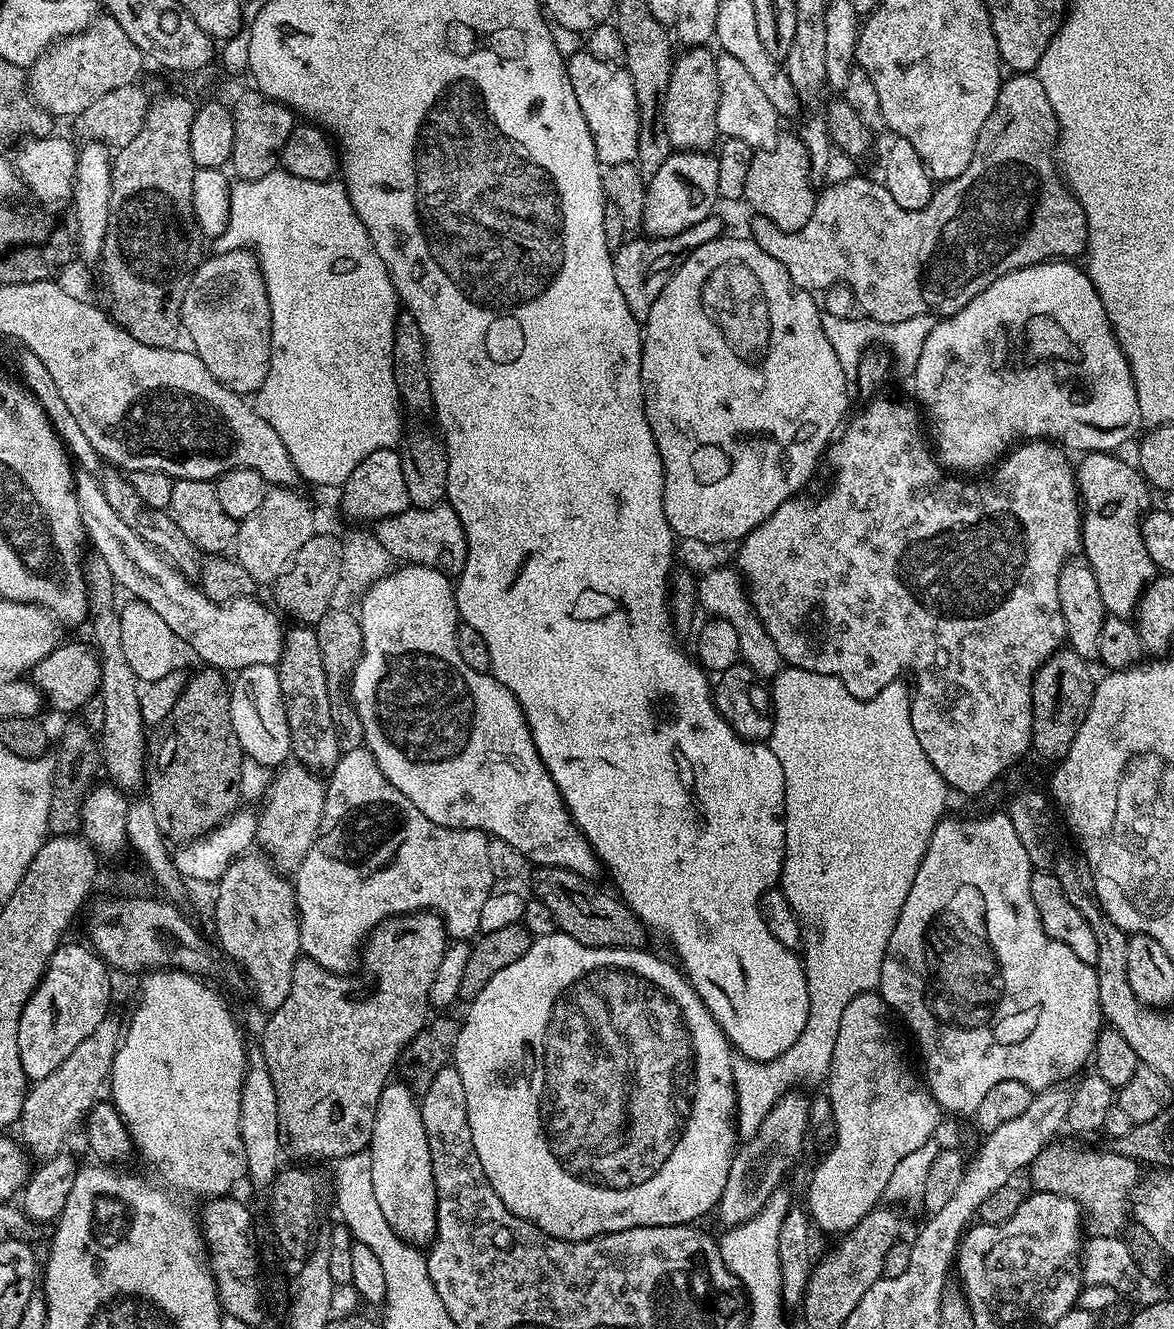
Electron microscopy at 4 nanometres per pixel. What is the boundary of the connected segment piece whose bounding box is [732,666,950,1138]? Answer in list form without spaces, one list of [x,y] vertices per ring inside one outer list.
[[[785,667],[780,675],[771,681],[772,694],[772,735],[770,747],[774,758],[782,762],[784,775],[784,825],[786,826],[786,846],[784,847],[784,870],[780,873],[778,887],[786,894],[790,906],[800,917],[804,925],[804,946],[802,949],[802,963],[808,993],[810,994],[810,1010],[808,1021],[794,1046],[786,1050],[777,1060],[749,1060],[748,1057],[737,1055],[732,1062],[734,1070],[734,1086],[736,1087],[736,1127],[741,1137],[754,1136],[762,1126],[769,1110],[777,1104],[784,1093],[800,1086],[803,1080],[823,1081],[832,1065],[834,1044],[838,1042],[838,1026],[842,1026],[842,1013],[846,1006],[858,998],[858,994],[870,992],[880,987],[882,962],[886,954],[886,946],[890,942],[890,934],[894,934],[894,926],[898,922],[898,914],[902,914],[902,906],[914,886],[914,874],[918,874],[918,866],[922,866],[922,858],[926,854],[926,846],[932,837],[936,824],[945,815],[944,807],[948,804],[950,789],[942,774],[934,770],[930,758],[926,758],[926,750],[918,746],[918,738],[914,738],[914,726],[910,722],[912,709],[912,693],[909,685],[904,685],[903,679],[896,679],[893,684],[885,686],[873,700],[855,700],[848,693],[846,686],[836,676],[818,676],[808,672],[805,668]]]

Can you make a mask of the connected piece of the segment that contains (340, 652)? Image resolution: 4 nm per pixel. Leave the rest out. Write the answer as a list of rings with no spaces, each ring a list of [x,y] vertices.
[[[333,606],[328,609],[326,614],[322,614],[320,620],[315,621],[314,627],[318,634],[318,650],[322,650],[322,670],[326,670],[326,690],[330,690],[330,718],[334,718],[338,742],[341,749],[344,750],[361,747],[364,742],[364,731],[362,730],[362,722],[358,718],[358,710],[352,704],[350,691],[352,672],[356,669],[356,663],[362,654],[362,642],[364,641],[359,615],[355,611],[347,612],[344,608]]]

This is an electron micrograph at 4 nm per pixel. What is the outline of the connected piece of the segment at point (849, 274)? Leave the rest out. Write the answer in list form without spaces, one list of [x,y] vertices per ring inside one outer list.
[[[1012,74],[1009,77],[1009,80],[1007,77],[1001,83],[996,108],[990,114],[990,118],[986,118],[986,126],[982,126],[982,134],[978,134],[978,142],[974,150],[974,158],[970,158],[970,166],[966,166],[966,170],[962,170],[962,174],[958,178],[943,181],[933,191],[930,202],[922,210],[902,210],[902,206],[898,206],[898,202],[894,202],[894,198],[890,198],[890,190],[886,190],[883,183],[876,181],[875,184],[874,181],[867,180],[864,176],[852,176],[849,180],[842,181],[841,184],[830,185],[825,192],[821,191],[817,195],[814,214],[810,218],[810,222],[806,222],[806,226],[802,226],[802,230],[787,232],[774,226],[774,222],[770,222],[765,216],[753,215],[751,217],[751,239],[755,240],[759,248],[766,250],[766,254],[770,254],[770,258],[782,262],[786,274],[790,274],[793,289],[820,294],[830,286],[845,284],[854,294],[859,311],[867,319],[876,320],[880,324],[906,322],[906,318],[918,318],[919,316],[933,318],[952,316],[958,310],[962,310],[962,306],[966,306],[971,300],[978,298],[978,294],[982,294],[982,290],[986,290],[986,286],[998,282],[998,278],[1002,278],[1014,270],[1025,268],[1031,264],[1051,262],[1057,258],[1076,258],[1072,256],[1078,255],[1079,252],[1081,255],[1088,246],[1088,223],[1086,214],[1075,196],[1071,192],[1061,192],[1065,183],[1058,171],[1058,161],[1054,155],[1060,127],[1056,121],[1054,110],[1050,106],[1050,98],[1046,98],[1046,90],[1042,90],[1042,82],[1034,74]]]

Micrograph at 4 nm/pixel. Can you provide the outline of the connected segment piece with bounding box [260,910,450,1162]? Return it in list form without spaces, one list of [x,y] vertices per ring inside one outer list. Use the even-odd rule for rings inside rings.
[[[414,912],[406,916],[391,916],[389,920],[383,920],[377,928],[373,928],[368,933],[362,944],[362,968],[364,964],[365,972],[361,976],[357,974],[341,974],[326,970],[313,960],[301,958],[294,966],[294,974],[290,978],[290,994],[286,994],[286,1002],[278,1006],[268,1017],[264,1024],[264,1033],[260,1036],[260,1048],[264,1051],[262,1061],[268,1068],[270,1080],[274,1084],[274,1093],[277,1099],[277,1110],[280,1115],[280,1131],[282,1133],[282,1144],[287,1155],[297,1156],[297,1161],[320,1160],[322,1158],[335,1162],[343,1158],[346,1154],[363,1152],[367,1149],[372,1140],[374,1130],[374,1118],[378,1110],[378,1098],[382,1098],[382,1090],[390,1082],[388,1076],[392,1072],[392,1067],[396,1064],[396,1059],[404,1056],[404,1048],[411,1042],[418,1033],[424,1029],[424,1025],[430,1019],[430,997],[434,992],[432,983],[436,980],[436,975],[440,972],[440,967],[444,964],[444,955],[448,952],[450,937],[444,919],[437,912]]]

